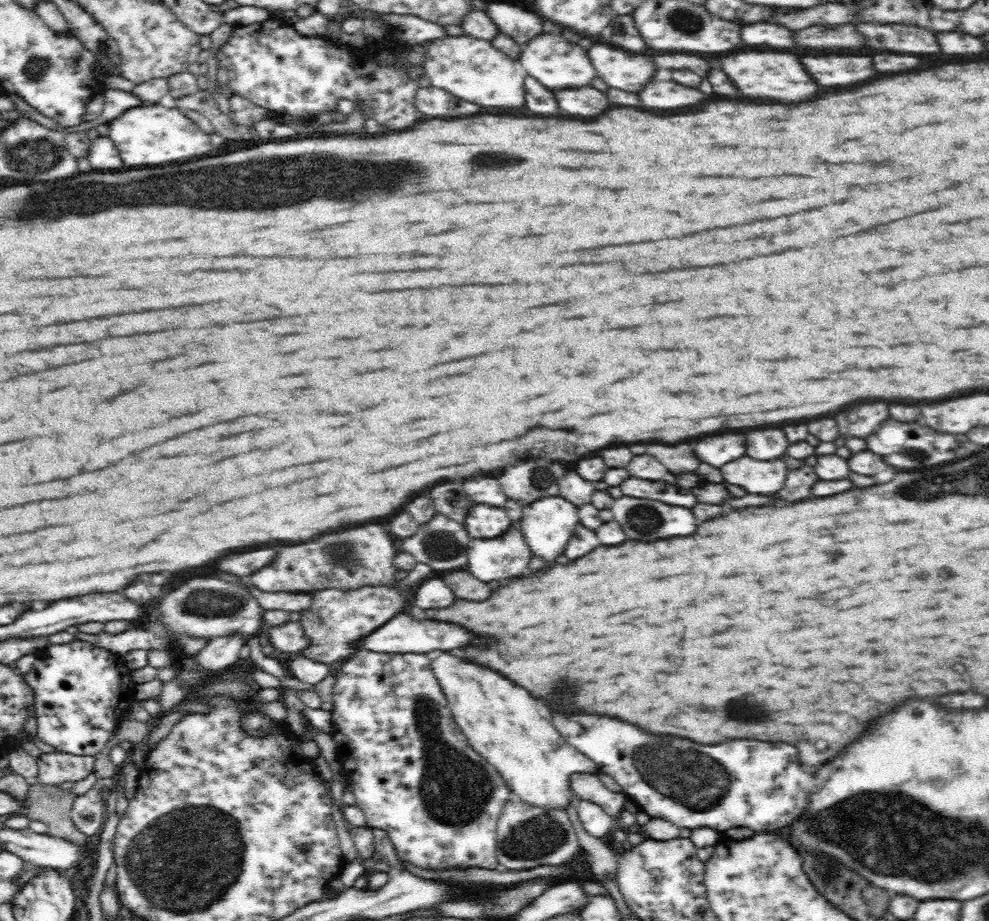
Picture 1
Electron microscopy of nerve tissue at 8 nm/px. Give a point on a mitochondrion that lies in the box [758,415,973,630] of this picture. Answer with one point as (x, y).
(920, 489)

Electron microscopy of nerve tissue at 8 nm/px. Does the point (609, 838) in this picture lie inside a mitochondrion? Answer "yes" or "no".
no

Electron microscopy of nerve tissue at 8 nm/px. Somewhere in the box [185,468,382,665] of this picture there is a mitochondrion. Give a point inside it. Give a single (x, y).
(343, 553)

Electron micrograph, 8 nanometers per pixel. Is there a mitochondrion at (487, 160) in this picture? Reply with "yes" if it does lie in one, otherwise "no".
yes

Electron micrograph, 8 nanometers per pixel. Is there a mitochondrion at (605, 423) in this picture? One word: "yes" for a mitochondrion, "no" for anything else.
no

